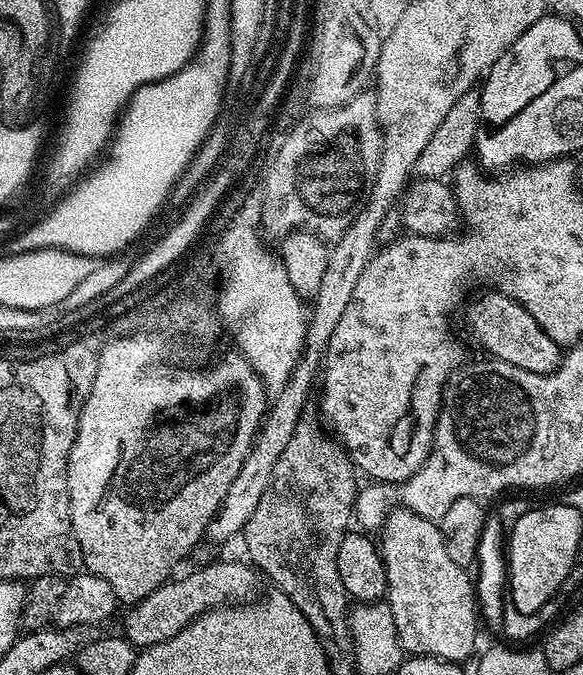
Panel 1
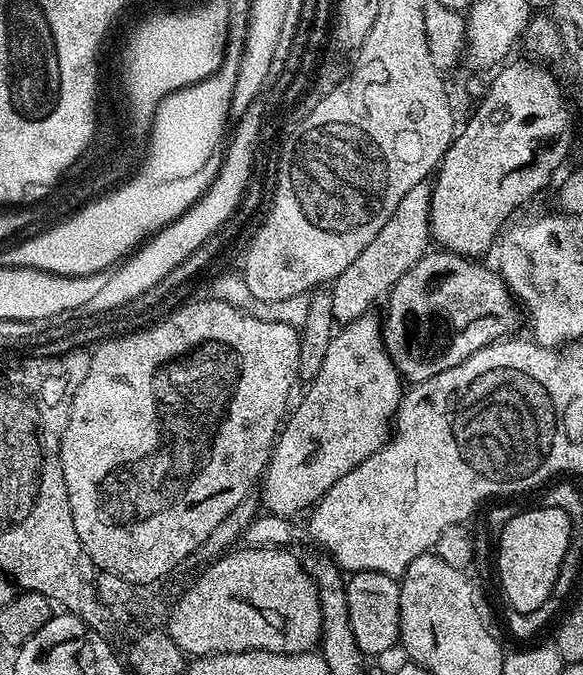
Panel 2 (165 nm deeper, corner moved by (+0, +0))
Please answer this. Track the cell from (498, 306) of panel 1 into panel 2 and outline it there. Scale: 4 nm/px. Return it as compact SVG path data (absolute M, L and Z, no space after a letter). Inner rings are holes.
M429 250L422 258L418 258L418 262L414 262L414 266L410 266L410 270L406 270L406 274L402 274L402 278L398 278L396 285L388 292L388 309L382 312L384 348L409 385L434 378L442 370L458 366L458 362L470 358L470 354L515 333L512 331L516 328L517 301L499 271L480 263L484 262L460 256L456 252Z

